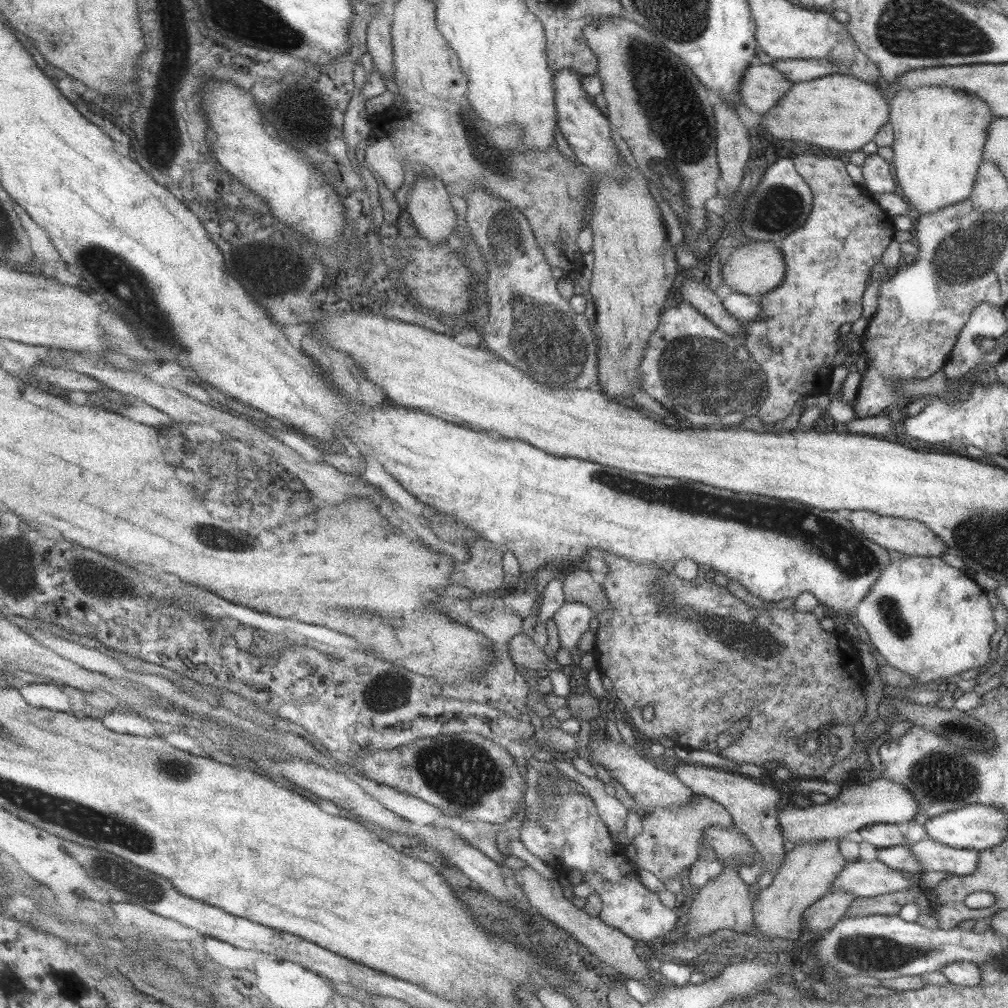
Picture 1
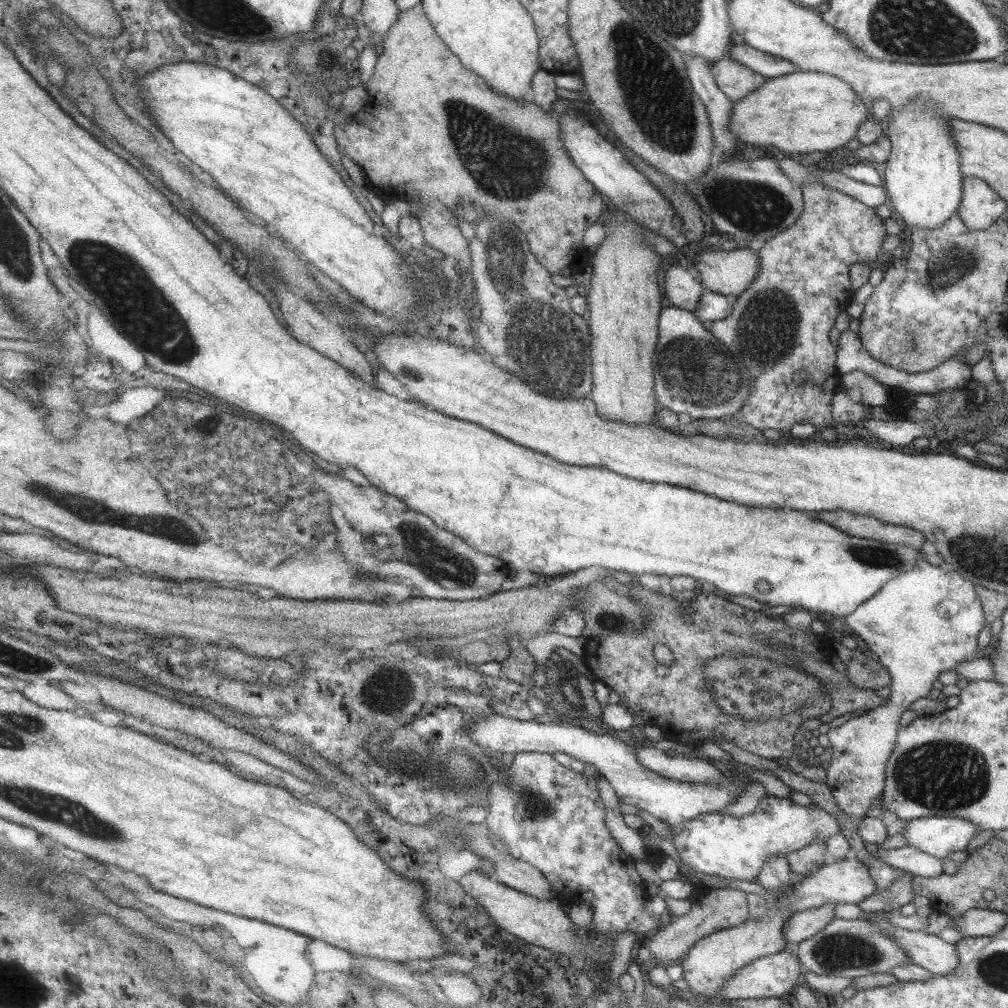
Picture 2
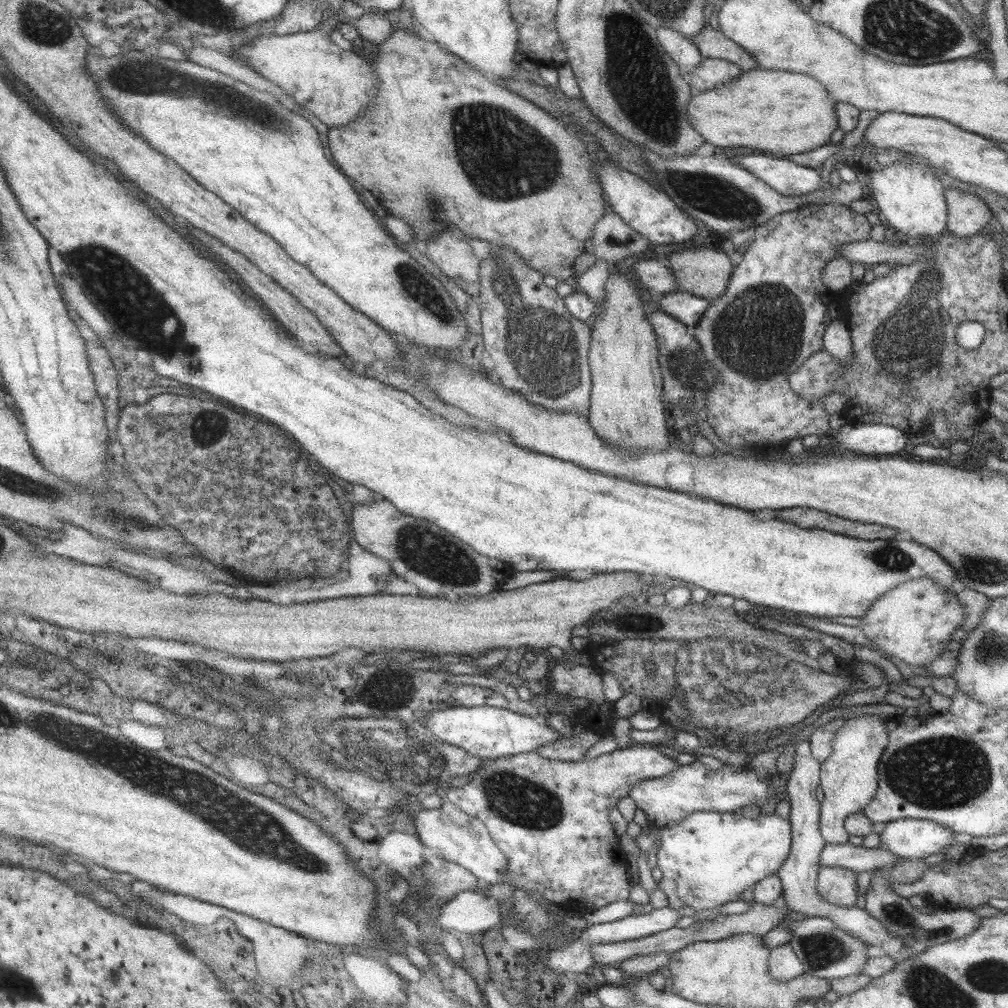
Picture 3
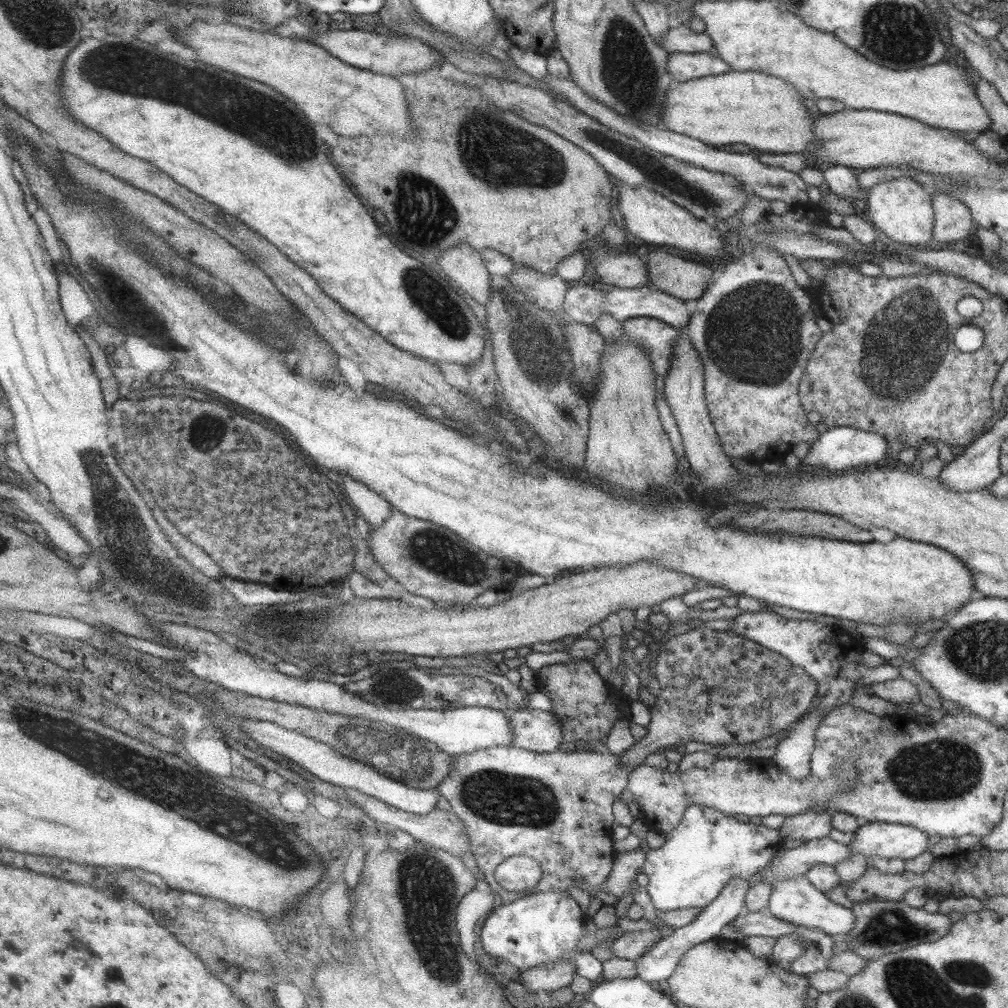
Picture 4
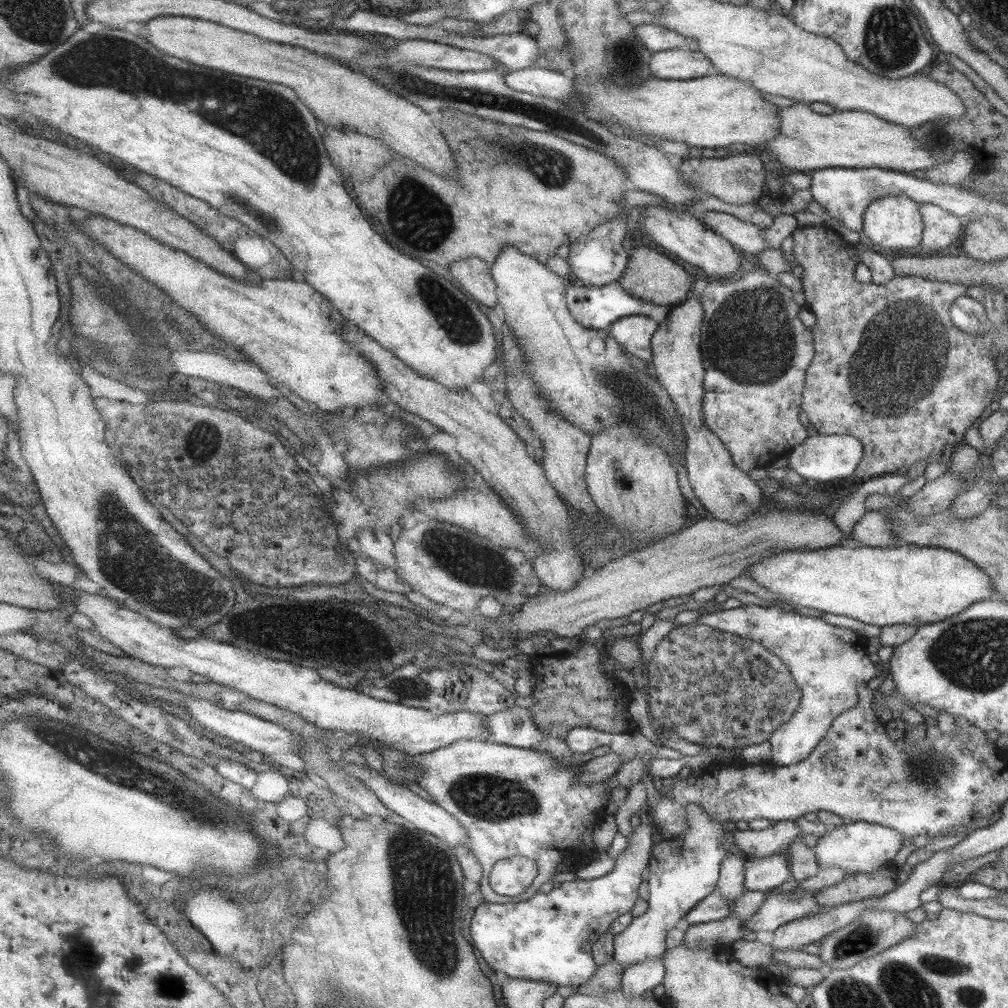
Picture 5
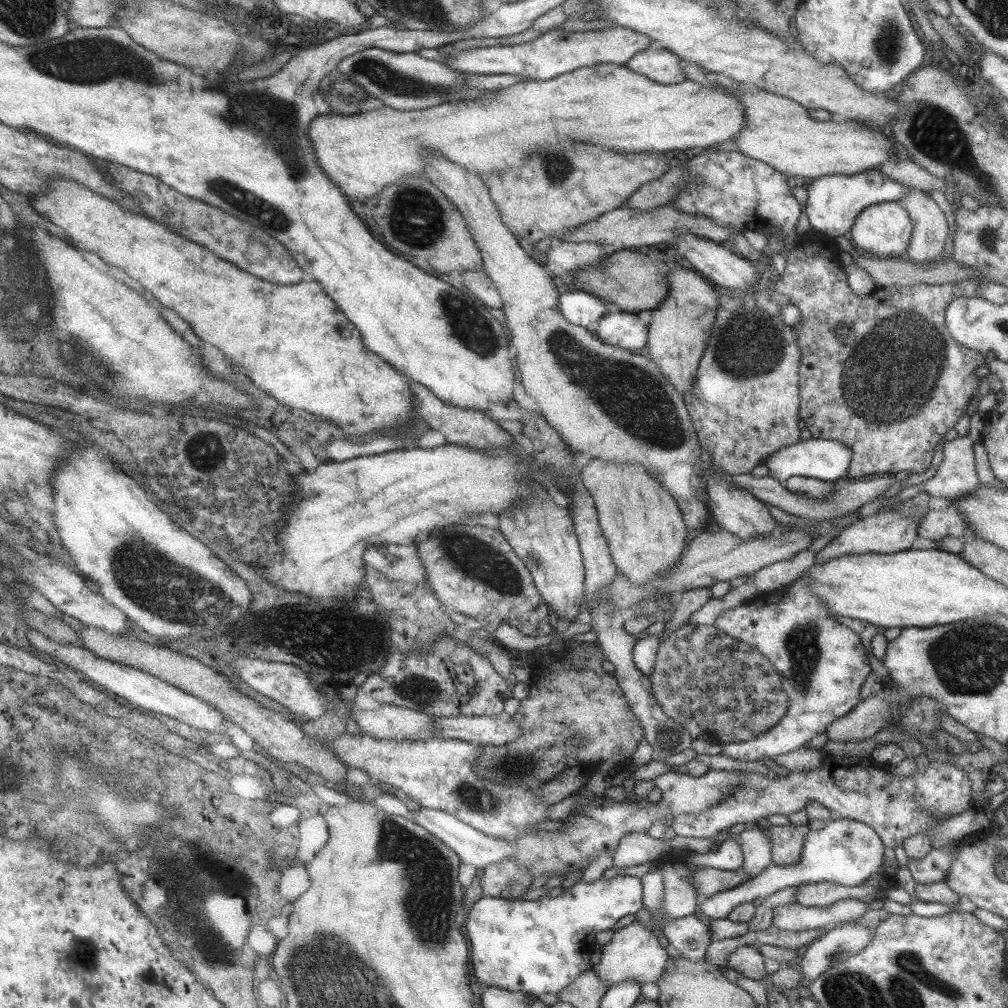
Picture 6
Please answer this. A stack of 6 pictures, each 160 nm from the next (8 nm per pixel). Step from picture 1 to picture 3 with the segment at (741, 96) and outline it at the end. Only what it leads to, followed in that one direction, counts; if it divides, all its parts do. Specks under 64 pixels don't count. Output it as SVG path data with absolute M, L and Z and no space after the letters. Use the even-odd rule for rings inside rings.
M703 57L684 77L693 91L704 91L734 79L742 70L728 60Z

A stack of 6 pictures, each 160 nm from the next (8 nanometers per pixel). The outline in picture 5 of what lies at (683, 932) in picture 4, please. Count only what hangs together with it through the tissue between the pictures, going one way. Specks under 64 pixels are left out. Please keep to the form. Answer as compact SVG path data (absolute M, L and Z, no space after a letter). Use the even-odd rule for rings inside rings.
M727 855L721 859L715 885L723 899L734 902L741 893L745 892L742 887L745 861L746 858L737 855ZM662 959L642 960L622 970L620 990L627 998L639 996L645 990L652 990L663 980Z

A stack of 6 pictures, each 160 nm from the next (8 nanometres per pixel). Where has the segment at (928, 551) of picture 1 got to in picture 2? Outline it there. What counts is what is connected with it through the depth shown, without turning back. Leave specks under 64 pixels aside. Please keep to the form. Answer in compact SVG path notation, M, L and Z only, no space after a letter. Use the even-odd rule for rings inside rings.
M819 511L815 518L847 532L849 536L871 538L886 543L904 544L920 550L924 536L905 526L887 524L871 516L861 516L847 511Z

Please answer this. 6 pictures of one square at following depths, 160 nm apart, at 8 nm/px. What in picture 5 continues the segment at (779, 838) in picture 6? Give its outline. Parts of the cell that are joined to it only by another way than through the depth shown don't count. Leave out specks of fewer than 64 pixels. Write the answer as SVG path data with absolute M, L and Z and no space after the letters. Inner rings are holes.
M801 833L783 851L786 861L789 862L790 878L799 882L811 876L816 876L817 872L819 872L819 865L817 865L815 860L813 849L803 843L803 835Z

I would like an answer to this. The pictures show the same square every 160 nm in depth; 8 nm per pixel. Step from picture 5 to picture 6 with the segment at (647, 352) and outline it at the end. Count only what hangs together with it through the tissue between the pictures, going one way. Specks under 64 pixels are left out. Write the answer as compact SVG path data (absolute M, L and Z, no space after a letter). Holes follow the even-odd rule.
M612 309L596 320L594 333L605 344L617 345L634 351L644 349L647 338L647 325L637 320L631 312Z

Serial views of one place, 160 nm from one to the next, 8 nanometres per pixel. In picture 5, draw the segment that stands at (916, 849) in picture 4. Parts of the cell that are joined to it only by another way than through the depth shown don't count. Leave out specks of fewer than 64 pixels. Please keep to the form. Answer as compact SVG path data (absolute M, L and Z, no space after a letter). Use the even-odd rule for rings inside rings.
M850 821L829 828L827 833L816 840L812 848L820 870L835 867L845 871L847 875L857 873L870 874L880 867L888 866L895 853L901 848L900 832L880 824L863 821Z

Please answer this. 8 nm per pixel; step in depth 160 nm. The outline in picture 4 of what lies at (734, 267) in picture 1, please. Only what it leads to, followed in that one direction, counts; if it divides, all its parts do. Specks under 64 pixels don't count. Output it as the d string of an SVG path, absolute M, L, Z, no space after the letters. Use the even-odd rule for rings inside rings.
M652 251L646 255L646 285L679 300L698 299L717 274L707 265L683 260L667 252Z

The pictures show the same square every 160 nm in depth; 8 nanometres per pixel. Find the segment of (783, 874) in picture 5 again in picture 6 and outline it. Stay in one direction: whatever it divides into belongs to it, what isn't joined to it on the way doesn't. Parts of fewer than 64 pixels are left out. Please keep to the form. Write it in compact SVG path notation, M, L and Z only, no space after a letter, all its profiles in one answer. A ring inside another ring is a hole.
M703 867L703 870L695 870L690 880L692 880L692 885L696 890L697 898L702 901L716 892L729 890L750 878L741 871L741 868L738 870L721 870Z

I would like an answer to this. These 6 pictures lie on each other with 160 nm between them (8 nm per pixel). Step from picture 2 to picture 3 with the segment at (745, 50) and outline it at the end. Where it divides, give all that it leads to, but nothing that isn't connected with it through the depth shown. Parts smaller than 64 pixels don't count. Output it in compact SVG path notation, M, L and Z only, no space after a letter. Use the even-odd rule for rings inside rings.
M710 25L700 28L698 35L689 38L697 47L699 54L705 58L728 60L739 65L744 71L756 66L756 62L739 45L728 39L720 30L714 30Z

